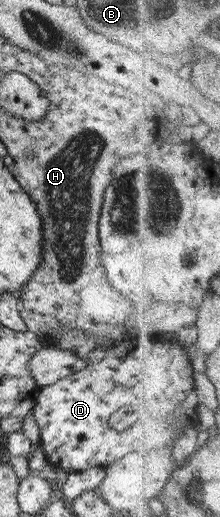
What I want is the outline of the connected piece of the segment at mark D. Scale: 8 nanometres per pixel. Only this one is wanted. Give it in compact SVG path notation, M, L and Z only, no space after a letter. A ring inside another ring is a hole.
M58 328L56 331L56 337L52 337L52 343L47 347L53 347L58 350L64 350L70 352L70 354L79 357L86 361L87 365L84 369L77 371L70 375L70 377L62 378L58 382L47 385L46 387L39 388L38 395L35 396L35 400L32 407L32 416L39 429L39 447L47 461L54 467L60 467L66 471L77 472L80 470L90 469L90 467L106 467L113 461L120 459L124 454L134 449L140 449L140 447L152 447L150 450L157 450L158 448L172 448L174 441L176 441L176 420L174 417L180 415L180 403L191 398L191 394L194 392L194 369L192 369L192 363L190 363L190 357L188 357L188 351L179 345L178 343L160 343L160 341L141 342L140 340L132 341L114 341L110 343L108 338L88 337L84 335L84 332L78 328ZM110 415L116 415L116 425L114 427L108 426L108 418Z

